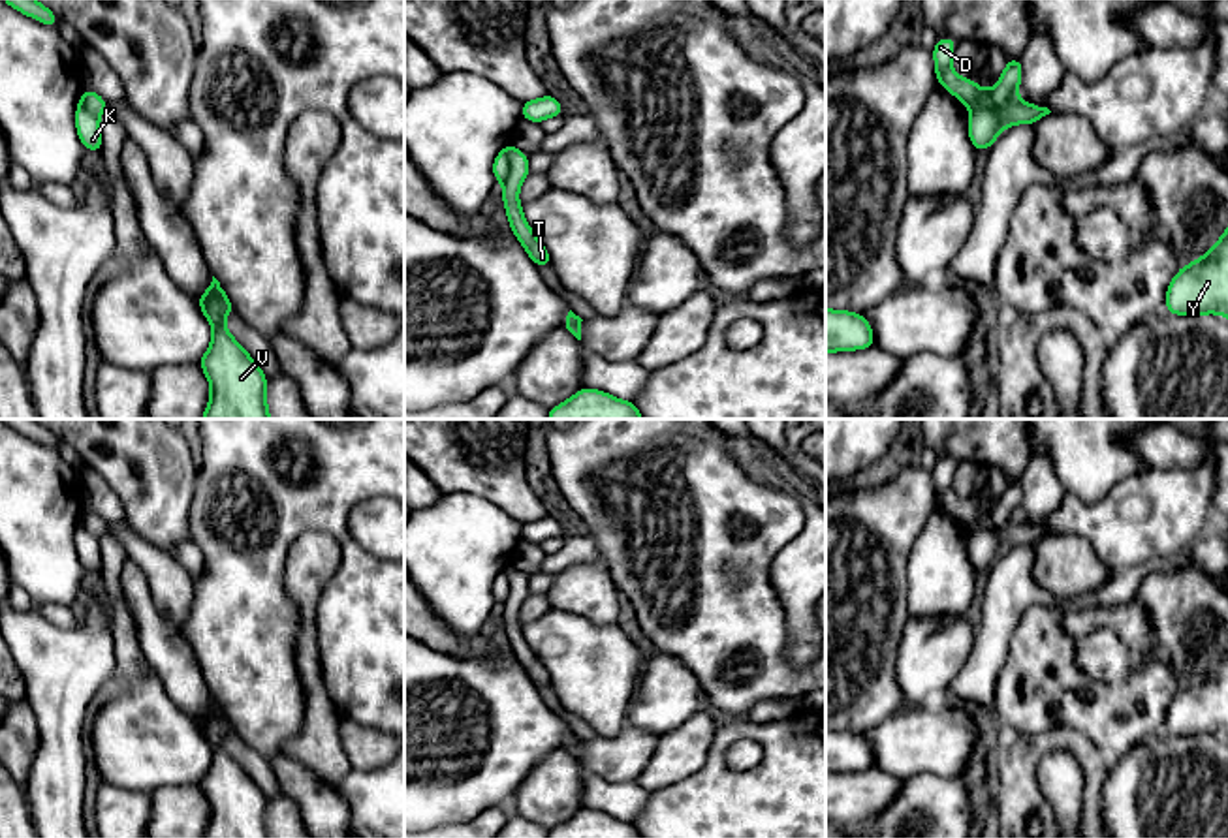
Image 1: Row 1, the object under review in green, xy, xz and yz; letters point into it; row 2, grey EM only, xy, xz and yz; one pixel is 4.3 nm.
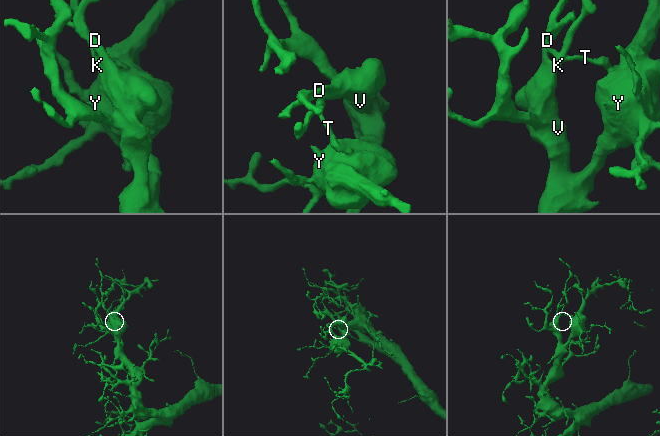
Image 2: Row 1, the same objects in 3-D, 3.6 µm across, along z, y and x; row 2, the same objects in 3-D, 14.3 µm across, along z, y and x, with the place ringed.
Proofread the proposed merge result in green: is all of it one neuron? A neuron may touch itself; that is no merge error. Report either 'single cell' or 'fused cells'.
fused cells

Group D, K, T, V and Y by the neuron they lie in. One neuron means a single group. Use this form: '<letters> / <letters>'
D K V Y / T

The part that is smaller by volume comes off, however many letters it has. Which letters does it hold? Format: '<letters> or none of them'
T

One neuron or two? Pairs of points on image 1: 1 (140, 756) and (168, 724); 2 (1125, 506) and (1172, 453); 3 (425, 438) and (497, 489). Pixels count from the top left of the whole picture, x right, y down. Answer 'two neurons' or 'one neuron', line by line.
1: one neuron
2: two neurons
3: one neuron

